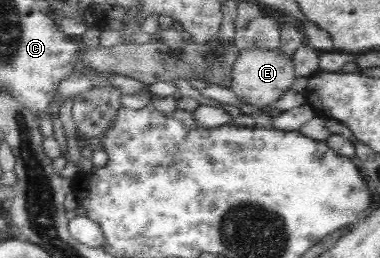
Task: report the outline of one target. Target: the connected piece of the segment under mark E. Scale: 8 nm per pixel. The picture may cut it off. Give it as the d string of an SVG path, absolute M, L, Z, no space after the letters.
M251 47L242 50L233 65L232 83L230 89L235 93L239 102L251 107L263 109L273 102L277 102L281 96L289 92L296 72L294 64L283 55L281 49L267 50L263 47Z

